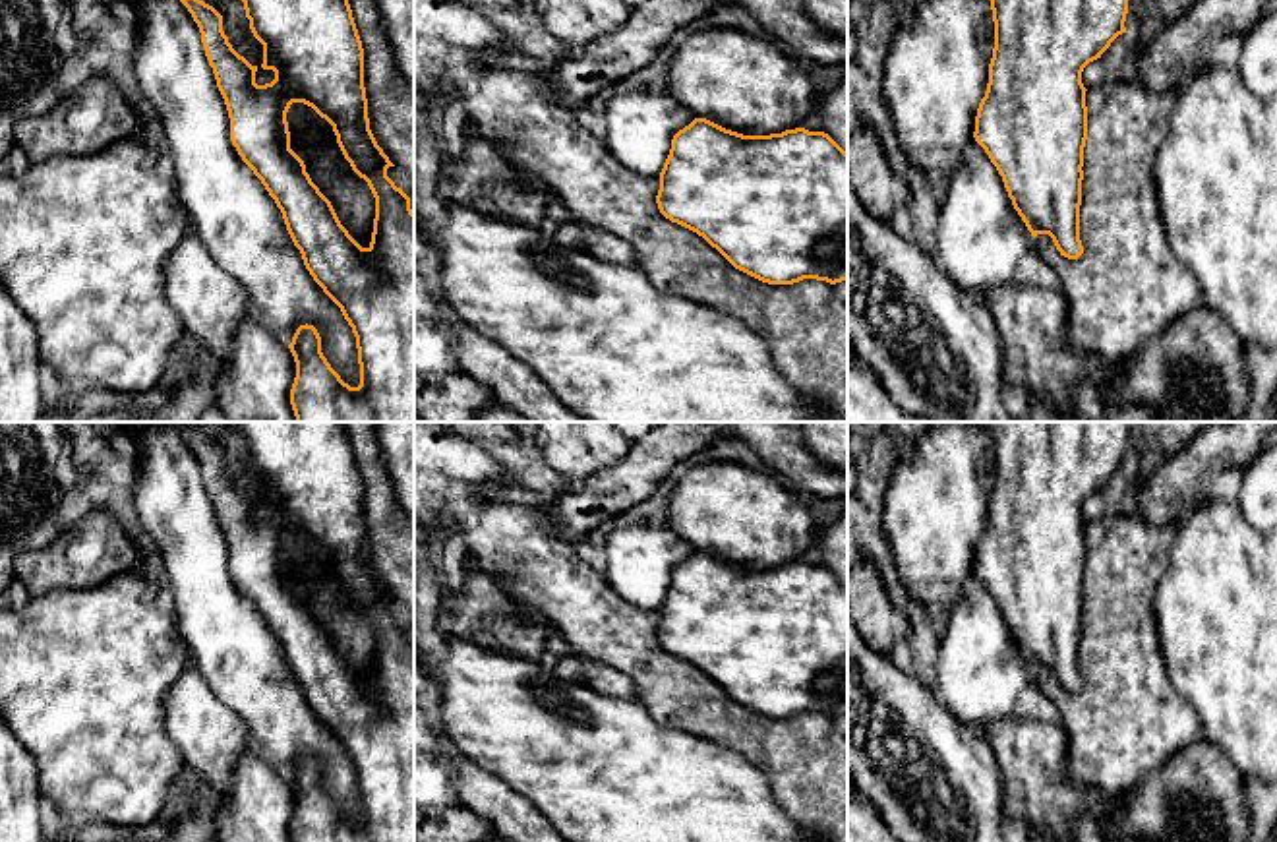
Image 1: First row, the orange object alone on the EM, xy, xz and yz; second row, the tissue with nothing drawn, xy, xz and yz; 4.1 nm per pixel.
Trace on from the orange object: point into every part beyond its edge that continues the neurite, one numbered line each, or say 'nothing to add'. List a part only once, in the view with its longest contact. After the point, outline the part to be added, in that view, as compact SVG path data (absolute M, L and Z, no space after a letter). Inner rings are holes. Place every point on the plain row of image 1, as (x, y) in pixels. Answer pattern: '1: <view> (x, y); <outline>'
nothing to add

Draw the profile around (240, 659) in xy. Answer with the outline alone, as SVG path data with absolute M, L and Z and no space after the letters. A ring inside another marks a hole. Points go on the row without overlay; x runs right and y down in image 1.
M145 422L135 463L137 517L157 546L155 567L172 590L192 662L288 778L300 759L313 759L331 801L358 821L352 761L306 703L281 643L232 579L228 544L192 447L163 422Z

